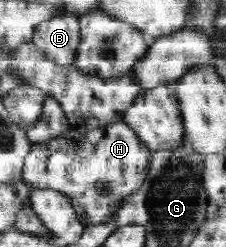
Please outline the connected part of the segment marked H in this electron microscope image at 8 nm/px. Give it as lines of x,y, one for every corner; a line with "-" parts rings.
115,121
89,130
83,139
67,136
32,143
23,165
22,178
31,189
55,189
65,194
71,200
77,218
83,225
100,225
106,224
109,216
121,207
125,199
142,186
143,180
148,176
152,159
152,151
137,137
131,126
127,122

